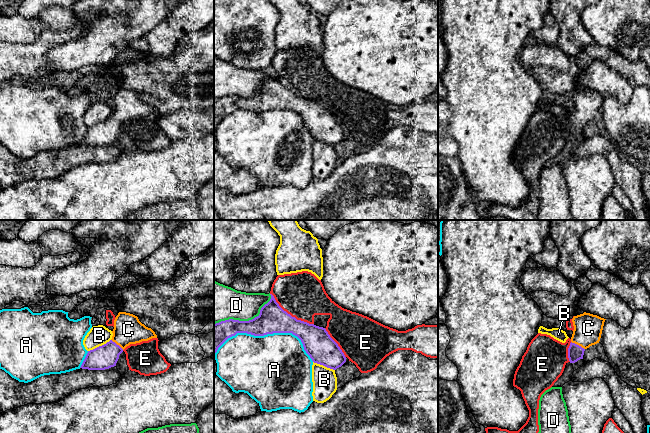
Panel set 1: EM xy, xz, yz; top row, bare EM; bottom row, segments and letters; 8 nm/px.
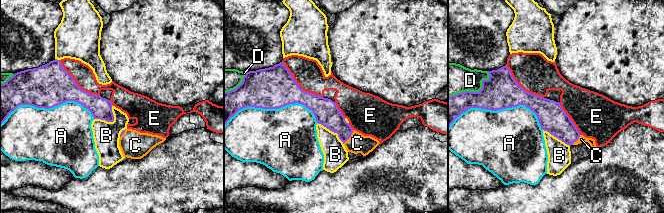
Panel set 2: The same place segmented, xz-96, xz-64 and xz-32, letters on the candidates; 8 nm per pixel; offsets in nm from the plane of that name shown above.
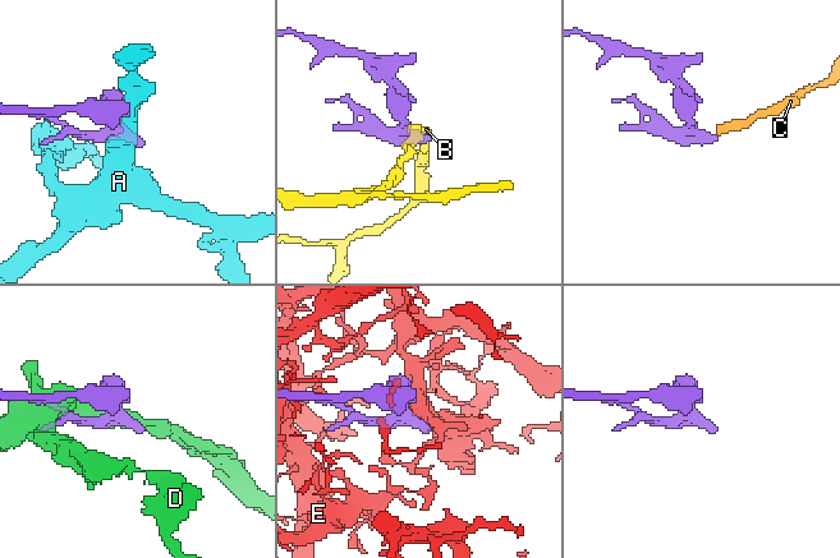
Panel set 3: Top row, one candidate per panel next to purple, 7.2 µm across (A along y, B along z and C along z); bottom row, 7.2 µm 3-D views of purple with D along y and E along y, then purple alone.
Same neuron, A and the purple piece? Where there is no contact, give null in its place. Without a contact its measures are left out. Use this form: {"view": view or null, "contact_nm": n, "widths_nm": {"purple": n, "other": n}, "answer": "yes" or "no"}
{"view": "xz", "contact_nm": 800, "widths_nm": {"purple": 220, "other": 500}, "answer": "no"}

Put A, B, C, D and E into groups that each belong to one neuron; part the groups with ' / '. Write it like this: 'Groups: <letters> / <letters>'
Groups: A / B / C / D / E

